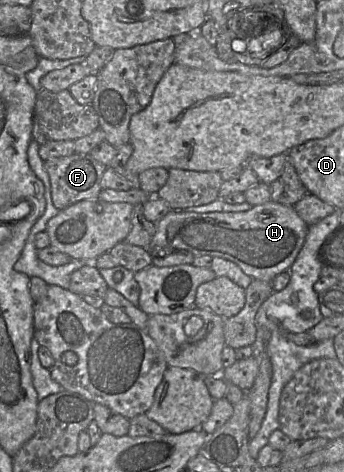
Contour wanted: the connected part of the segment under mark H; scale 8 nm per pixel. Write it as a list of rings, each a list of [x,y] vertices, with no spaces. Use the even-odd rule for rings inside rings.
[[[273,201],[252,206],[251,209],[242,212],[195,213],[170,210],[156,223],[156,232],[151,240],[150,248],[187,250],[194,256],[207,255],[224,258],[238,265],[253,279],[272,281],[278,274],[290,269],[303,247],[308,229],[309,226],[300,218],[293,206]]]

